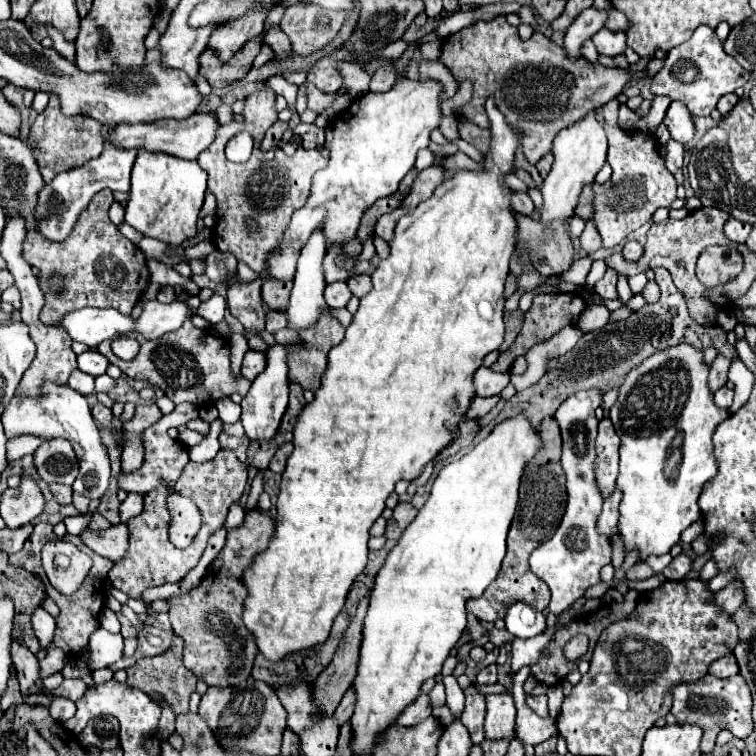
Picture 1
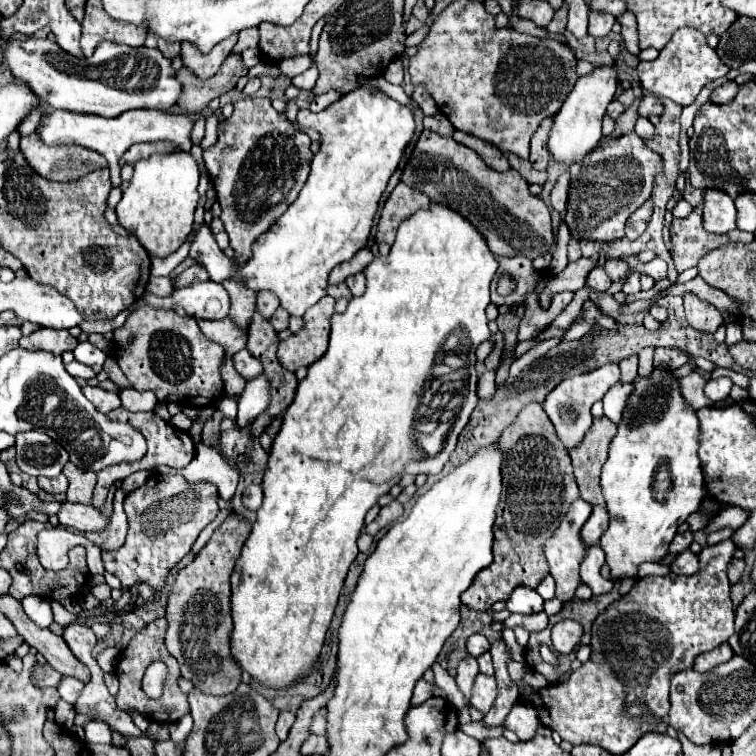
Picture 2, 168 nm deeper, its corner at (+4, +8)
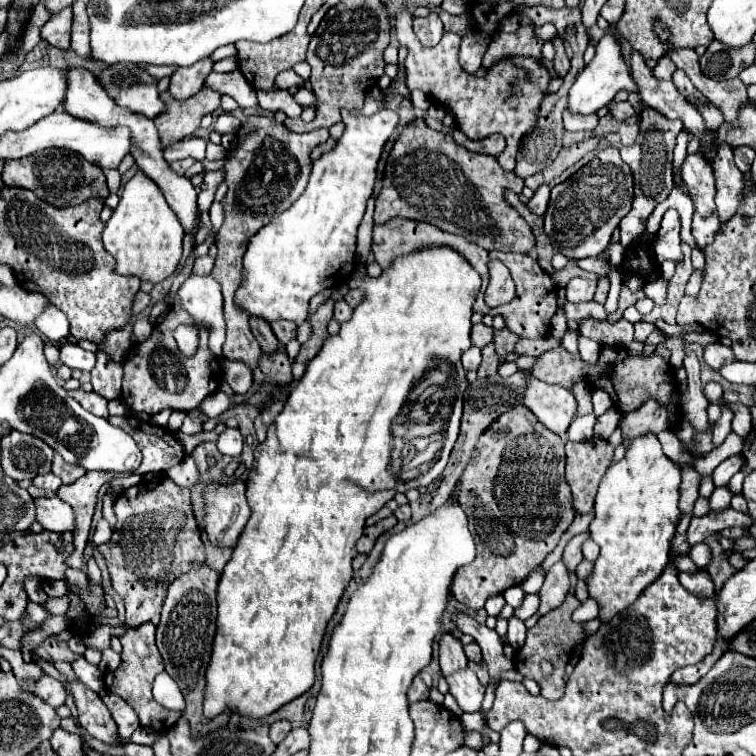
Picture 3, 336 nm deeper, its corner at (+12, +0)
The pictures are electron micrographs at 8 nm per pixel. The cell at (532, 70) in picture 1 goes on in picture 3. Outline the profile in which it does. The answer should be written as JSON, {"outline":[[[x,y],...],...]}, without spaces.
{"outline":[[[402,11],[396,21],[396,37],[400,45],[408,47],[406,67],[406,87],[408,91],[420,89],[428,95],[434,105],[448,107],[454,115],[456,127],[468,139],[484,139],[492,133],[500,133],[506,139],[504,153],[498,155],[498,161],[504,171],[514,171],[516,155],[520,149],[522,137],[536,127],[540,103],[548,97],[548,85],[552,81],[548,69],[536,57],[502,57],[496,61],[482,77],[466,73],[460,65],[460,41],[456,33],[444,33],[442,41],[436,47],[424,47],[416,33],[412,31],[412,15]]]}

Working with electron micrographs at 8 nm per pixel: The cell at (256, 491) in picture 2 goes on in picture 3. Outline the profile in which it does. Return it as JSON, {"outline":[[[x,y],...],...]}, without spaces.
{"outline":[[[208,485],[206,487],[206,517],[204,529],[208,539],[216,545],[234,547],[238,535],[250,519],[250,505],[246,501],[246,485]]]}

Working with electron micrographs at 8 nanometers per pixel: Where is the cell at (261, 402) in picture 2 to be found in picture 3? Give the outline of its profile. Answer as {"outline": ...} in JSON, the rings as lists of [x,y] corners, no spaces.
{"outline":[[[226,427],[222,431],[222,435],[218,437],[216,445],[218,445],[220,453],[230,455],[230,457],[240,457],[240,453],[242,453],[242,435],[240,435],[238,429]]]}

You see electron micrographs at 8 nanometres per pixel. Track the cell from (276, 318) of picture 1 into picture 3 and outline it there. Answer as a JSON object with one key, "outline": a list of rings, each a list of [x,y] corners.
{"outline":[[[280,319],[280,321],[272,321],[270,325],[272,325],[272,331],[282,345],[286,345],[290,339],[296,339],[296,323]]]}

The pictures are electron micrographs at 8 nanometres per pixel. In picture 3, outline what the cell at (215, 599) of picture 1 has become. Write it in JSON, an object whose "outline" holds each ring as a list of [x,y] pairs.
{"outline":[[[202,565],[198,571],[188,571],[174,579],[168,587],[164,605],[162,605],[162,619],[156,629],[156,645],[166,665],[166,673],[178,683],[184,699],[186,709],[182,717],[188,717],[192,733],[200,737],[200,733],[210,733],[212,729],[226,725],[230,721],[230,713],[224,711],[214,719],[206,719],[202,715],[204,703],[204,689],[206,689],[206,669],[212,657],[212,643],[216,633],[216,587],[220,575]]]}

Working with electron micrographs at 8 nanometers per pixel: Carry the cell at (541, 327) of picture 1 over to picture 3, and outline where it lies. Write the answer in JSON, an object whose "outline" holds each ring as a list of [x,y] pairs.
{"outline":[[[490,343],[482,349],[482,363],[480,363],[480,369],[478,369],[478,379],[496,375],[496,371],[498,371],[498,357],[496,357],[494,347]]]}

